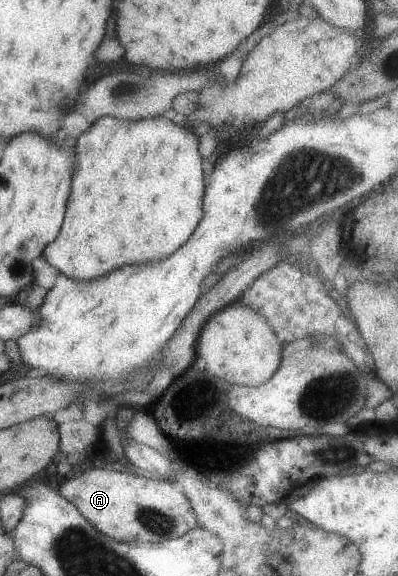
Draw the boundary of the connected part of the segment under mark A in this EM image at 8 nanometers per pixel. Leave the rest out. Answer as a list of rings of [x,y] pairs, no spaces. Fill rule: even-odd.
[[[94,467],[79,477],[68,475],[57,492],[71,500],[95,530],[117,542],[155,543],[162,539],[176,539],[197,526],[188,498],[169,477],[154,478],[135,471],[108,471]]]

